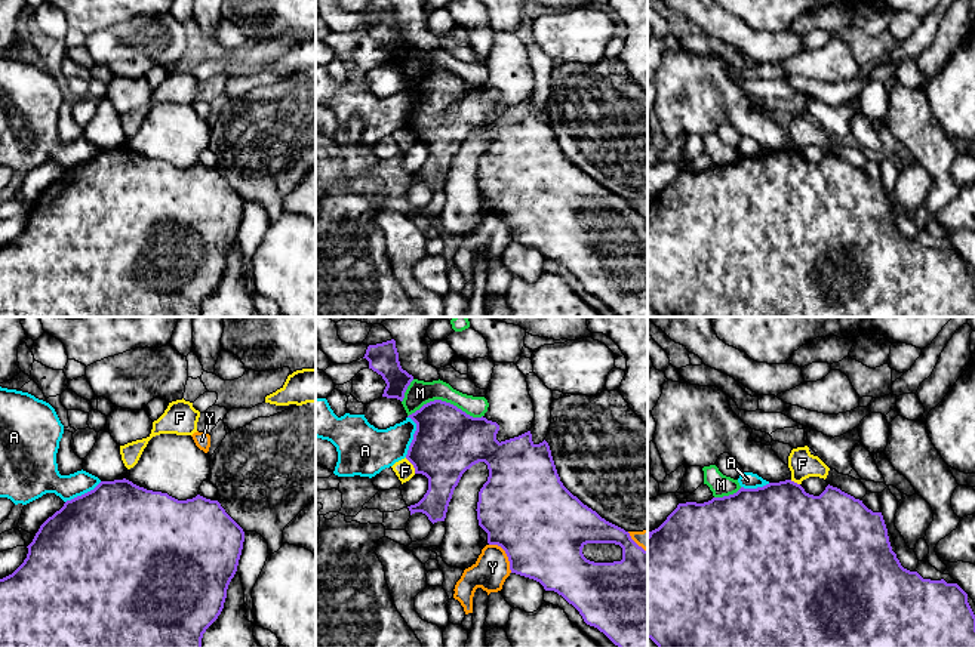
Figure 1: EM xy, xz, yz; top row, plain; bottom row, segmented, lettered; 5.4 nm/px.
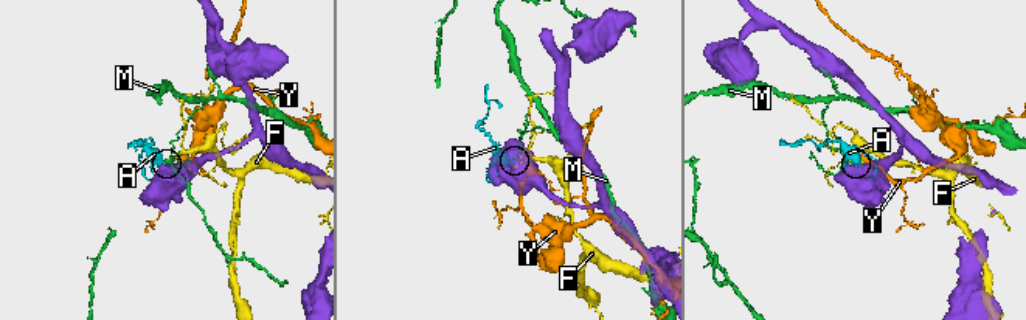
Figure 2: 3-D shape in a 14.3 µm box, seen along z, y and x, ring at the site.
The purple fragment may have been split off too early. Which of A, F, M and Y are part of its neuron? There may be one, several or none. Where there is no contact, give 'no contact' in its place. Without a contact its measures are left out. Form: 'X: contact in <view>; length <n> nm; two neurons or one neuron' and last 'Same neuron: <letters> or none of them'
A: contact in xz; length 220 nm; two neurons
F: contact in xz; length 110 nm; two neurons
M: contact in xz; length 400 nm; two neurons
Y: contact in xz; length 200 nm; two neurons
Same neuron: none of them

